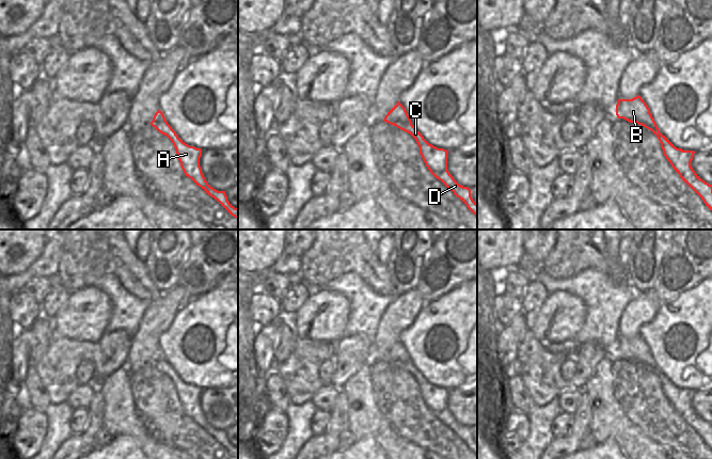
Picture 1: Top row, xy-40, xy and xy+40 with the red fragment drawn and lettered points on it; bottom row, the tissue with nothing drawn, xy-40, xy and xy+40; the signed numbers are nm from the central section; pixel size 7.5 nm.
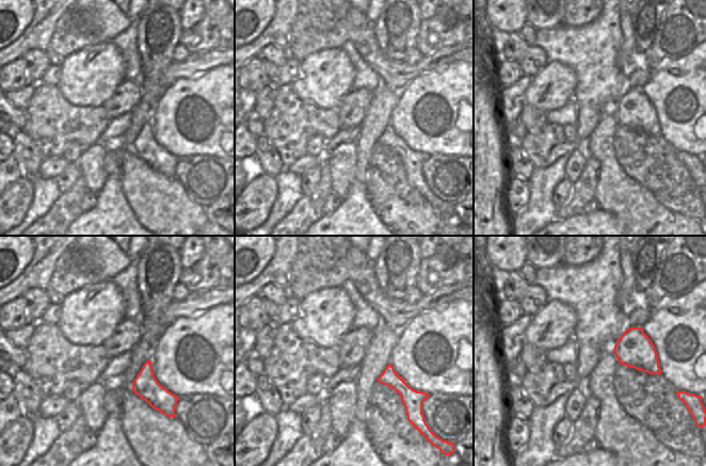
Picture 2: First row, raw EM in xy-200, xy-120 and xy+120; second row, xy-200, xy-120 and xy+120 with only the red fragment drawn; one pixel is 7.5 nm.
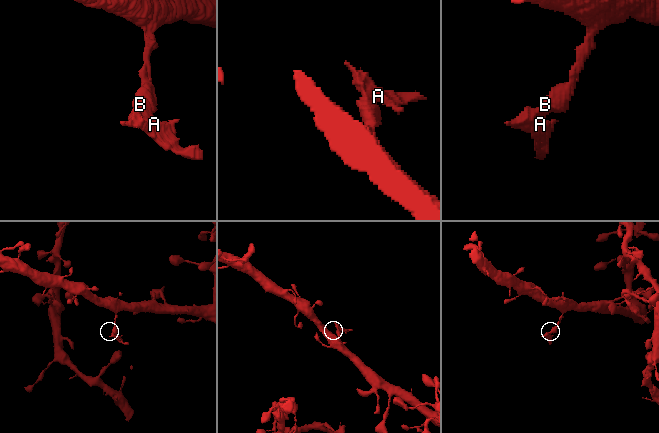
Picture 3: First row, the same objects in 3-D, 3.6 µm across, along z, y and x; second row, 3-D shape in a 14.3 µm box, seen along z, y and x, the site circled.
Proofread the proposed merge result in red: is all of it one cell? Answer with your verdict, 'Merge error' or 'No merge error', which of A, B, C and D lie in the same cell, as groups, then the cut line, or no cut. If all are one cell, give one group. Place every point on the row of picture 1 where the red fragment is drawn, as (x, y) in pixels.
Merge error. Groups: A C D / B. Split along xy+40 (642, 125), (648, 125), (657, 132), (660, 132).

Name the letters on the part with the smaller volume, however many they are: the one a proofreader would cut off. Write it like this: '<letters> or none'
A, C, D

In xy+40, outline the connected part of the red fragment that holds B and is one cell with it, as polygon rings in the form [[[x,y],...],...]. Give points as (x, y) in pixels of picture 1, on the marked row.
[[[639,95],[632,99],[618,99],[616,115],[618,118],[623,118],[630,123],[636,123],[642,126],[649,125],[655,132],[660,133],[650,109]]]

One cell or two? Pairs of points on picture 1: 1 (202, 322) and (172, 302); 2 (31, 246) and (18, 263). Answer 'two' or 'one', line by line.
1: two
2: one

